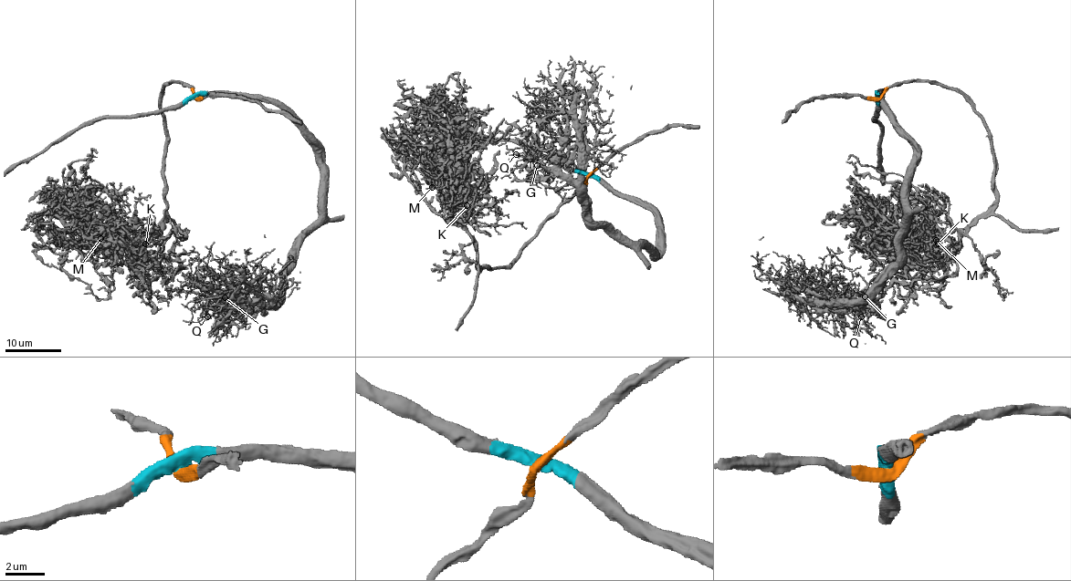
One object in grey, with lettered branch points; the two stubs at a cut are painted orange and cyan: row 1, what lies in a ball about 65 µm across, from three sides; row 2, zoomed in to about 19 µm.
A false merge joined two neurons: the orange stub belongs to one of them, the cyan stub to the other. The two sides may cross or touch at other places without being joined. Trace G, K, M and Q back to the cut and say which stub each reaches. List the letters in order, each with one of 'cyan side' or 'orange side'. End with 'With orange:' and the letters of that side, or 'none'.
G: cyan side
K: orange side
M: orange side
Q: cyan side
With orange: K, M

